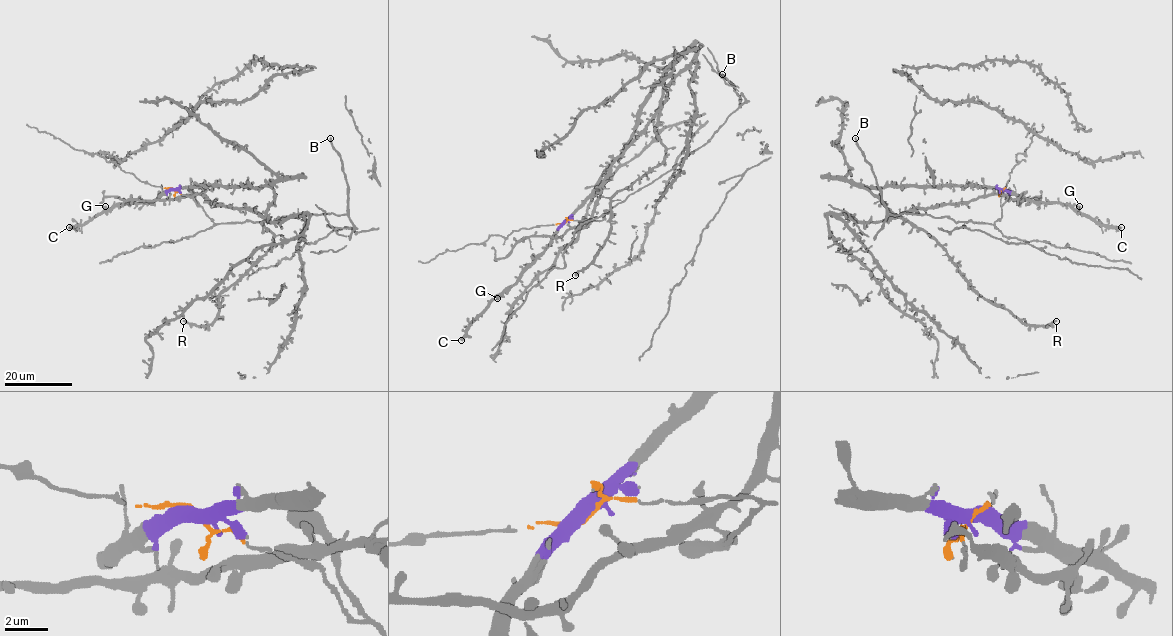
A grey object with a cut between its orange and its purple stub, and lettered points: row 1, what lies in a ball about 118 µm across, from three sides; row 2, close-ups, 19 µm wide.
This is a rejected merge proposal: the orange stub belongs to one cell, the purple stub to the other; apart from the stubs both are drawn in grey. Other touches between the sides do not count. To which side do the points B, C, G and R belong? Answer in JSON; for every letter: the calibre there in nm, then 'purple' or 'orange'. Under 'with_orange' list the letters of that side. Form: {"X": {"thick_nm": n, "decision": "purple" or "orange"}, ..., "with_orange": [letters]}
{"B": {"thick_nm": 260, "decision": "orange"}, "C": {"thick_nm": 500, "decision": "purple"}, "G": {"thick_nm": 440, "decision": "purple"}, "R": {"thick_nm": 400, "decision": "purple"}, "with_orange": ["B"]}

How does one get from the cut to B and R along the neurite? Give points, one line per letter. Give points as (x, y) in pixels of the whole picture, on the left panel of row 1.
B: (173, 188), (191, 196), (216, 224), (271, 222), (311, 214), (345, 215), (345, 176), (330, 137)
R: (173, 189), (271, 186), (274, 200), (263, 221), (273, 245), (219, 295), (219, 314), (211, 324), (183, 320)

